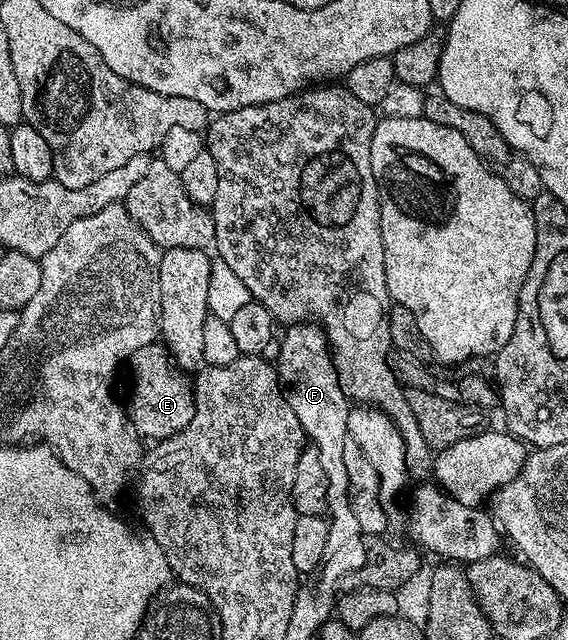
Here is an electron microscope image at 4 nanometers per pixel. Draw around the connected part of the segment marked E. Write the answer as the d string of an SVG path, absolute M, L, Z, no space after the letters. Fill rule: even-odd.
M154 342L147 346L139 346L139 350L135 350L135 354L131 354L131 358L127 361L127 372L129 368L129 376L133 379L133 385L129 388L129 404L127 400L129 421L138 436L149 442L166 440L179 434L191 422L191 418L195 418L194 381L181 371L180 364L174 360L173 353L165 347L164 343Z

